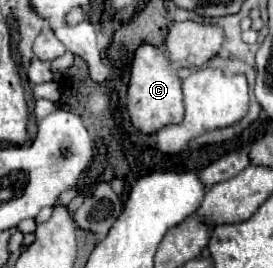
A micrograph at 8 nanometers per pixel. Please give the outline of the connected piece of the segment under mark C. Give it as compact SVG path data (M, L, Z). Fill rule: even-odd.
M142 43L136 49L132 61L132 77L128 83L128 113L132 125L138 127L142 133L156 133L164 125L184 119L184 95L180 87L180 77L166 53L150 43Z

